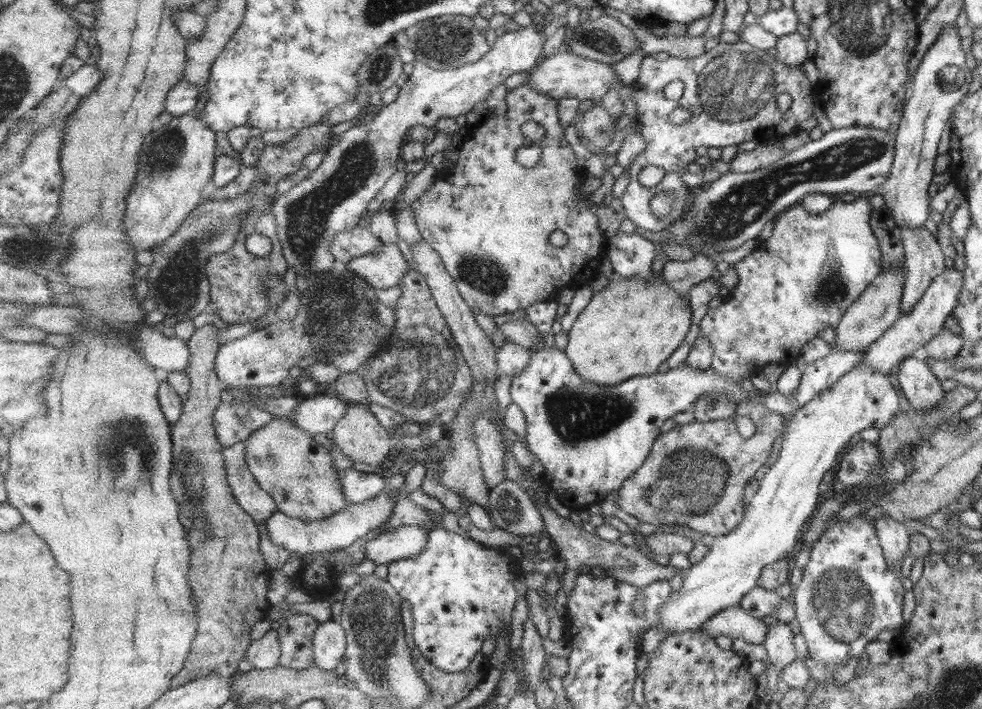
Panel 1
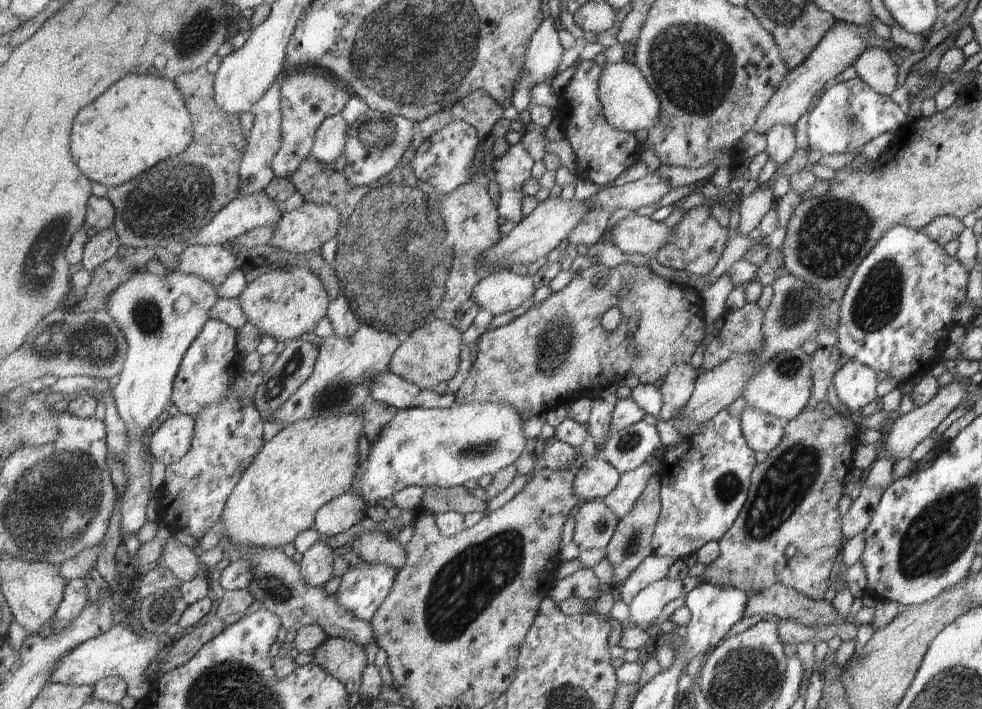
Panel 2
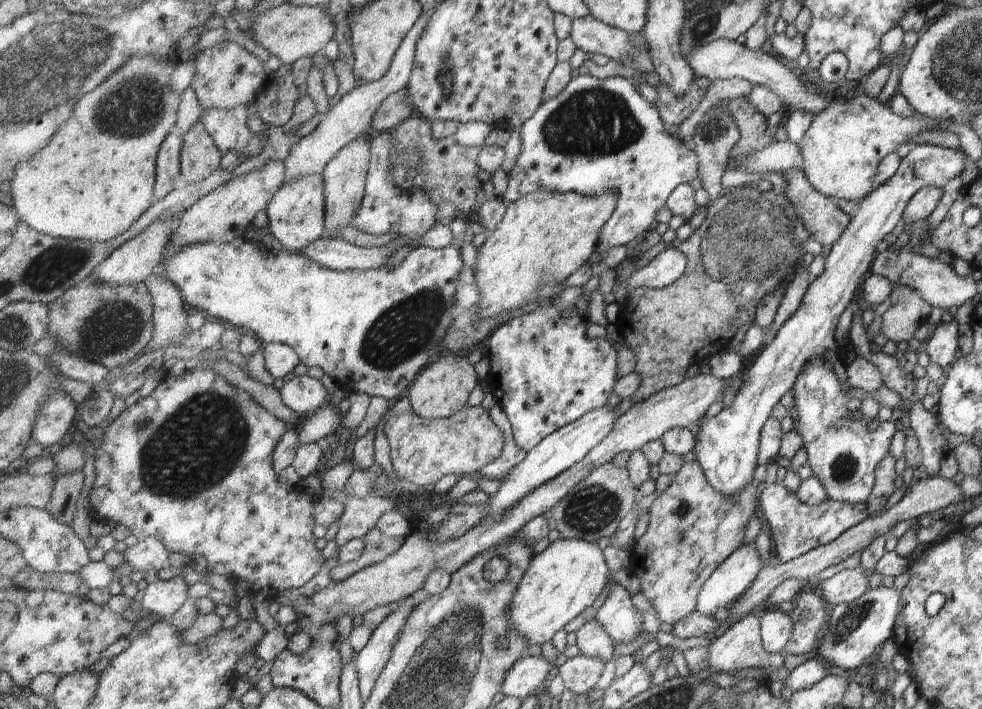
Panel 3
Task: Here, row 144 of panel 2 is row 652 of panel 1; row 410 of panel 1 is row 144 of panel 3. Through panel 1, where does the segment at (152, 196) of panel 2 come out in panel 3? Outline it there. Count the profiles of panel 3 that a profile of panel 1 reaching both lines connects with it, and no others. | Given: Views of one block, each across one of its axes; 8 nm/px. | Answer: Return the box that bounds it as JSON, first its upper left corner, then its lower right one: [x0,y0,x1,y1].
[182,121,224,185]

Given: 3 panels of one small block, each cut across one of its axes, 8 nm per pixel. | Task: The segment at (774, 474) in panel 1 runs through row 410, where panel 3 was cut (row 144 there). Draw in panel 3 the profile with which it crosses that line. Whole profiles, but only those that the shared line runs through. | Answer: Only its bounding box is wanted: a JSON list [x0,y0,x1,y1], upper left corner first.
[797,89,939,202]

